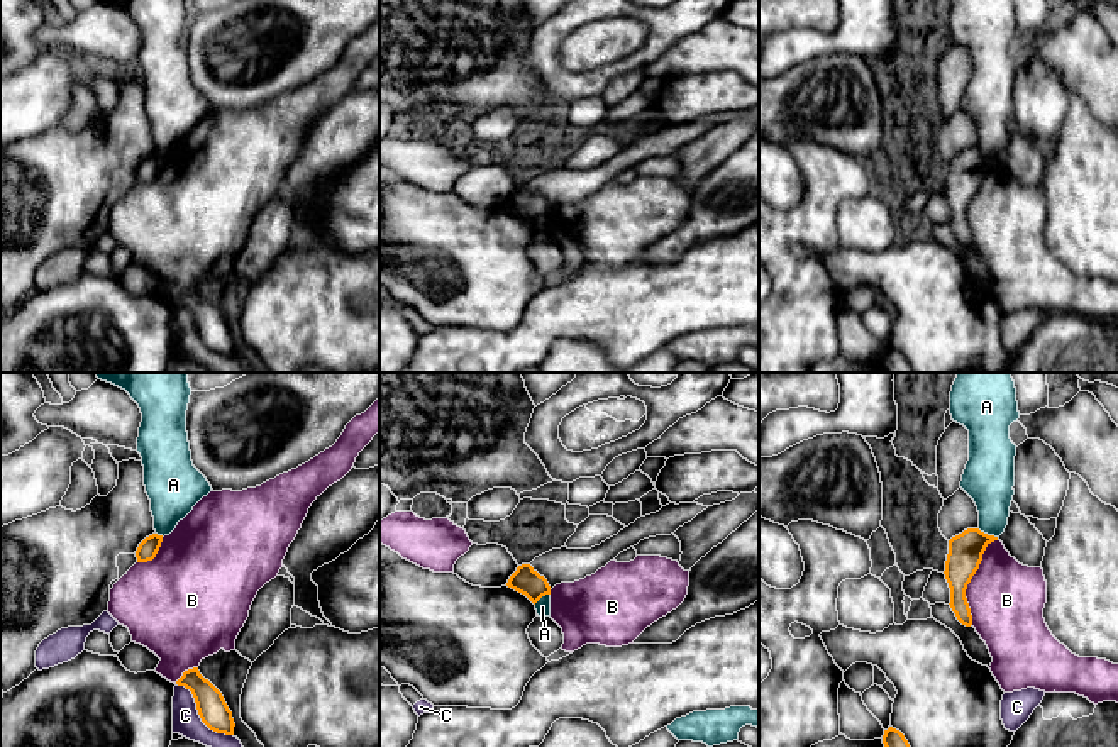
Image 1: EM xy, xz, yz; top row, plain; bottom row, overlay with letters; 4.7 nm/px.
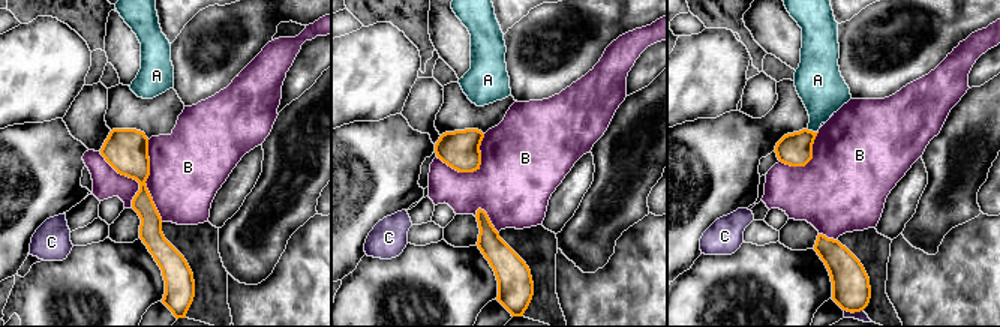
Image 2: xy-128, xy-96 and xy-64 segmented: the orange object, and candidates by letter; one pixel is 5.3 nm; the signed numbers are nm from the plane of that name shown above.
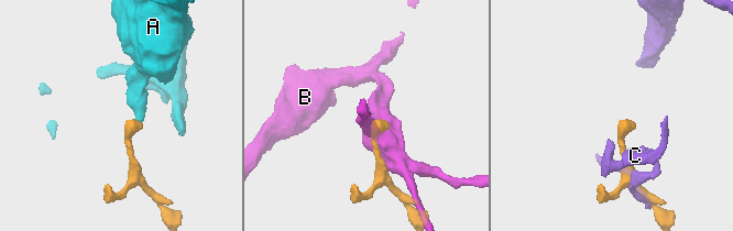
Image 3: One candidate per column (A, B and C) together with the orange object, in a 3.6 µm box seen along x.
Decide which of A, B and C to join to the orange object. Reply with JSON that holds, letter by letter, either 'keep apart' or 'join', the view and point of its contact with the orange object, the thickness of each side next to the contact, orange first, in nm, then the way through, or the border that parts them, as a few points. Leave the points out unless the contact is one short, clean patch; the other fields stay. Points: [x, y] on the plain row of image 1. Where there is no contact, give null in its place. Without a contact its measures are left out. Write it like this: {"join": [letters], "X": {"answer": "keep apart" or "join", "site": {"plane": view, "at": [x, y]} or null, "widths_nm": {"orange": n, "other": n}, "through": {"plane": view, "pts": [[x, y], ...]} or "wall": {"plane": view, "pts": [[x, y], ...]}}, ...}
{"join": [], "A": {"answer": "keep apart", "site": {"plane": "yz", "at": [986, 154]}, "widths_nm": {"orange": 160, "other": 220}, "wall": {"plane": "yz", "pts": [[978, 148], [996, 158]]}}, "B": {"answer": "keep apart", "site": {"plane": "yz", "at": [971, 199]}, "widths_nm": {"orange": 160, "other": 360}}, "C": {"answer": "keep apart", "site": {"plane": "xy", "at": [199, 334]}, "widths_nm": {"orange": 140, "other": 140}}}

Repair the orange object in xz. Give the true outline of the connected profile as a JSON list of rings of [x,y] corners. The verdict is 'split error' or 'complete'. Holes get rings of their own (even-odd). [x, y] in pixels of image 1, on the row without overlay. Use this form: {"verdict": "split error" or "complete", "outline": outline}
{"verdict": "complete", "outline": [[[522,185],[510,196],[508,208],[525,215],[534,225],[545,215],[551,215],[551,207],[530,185]]]}

